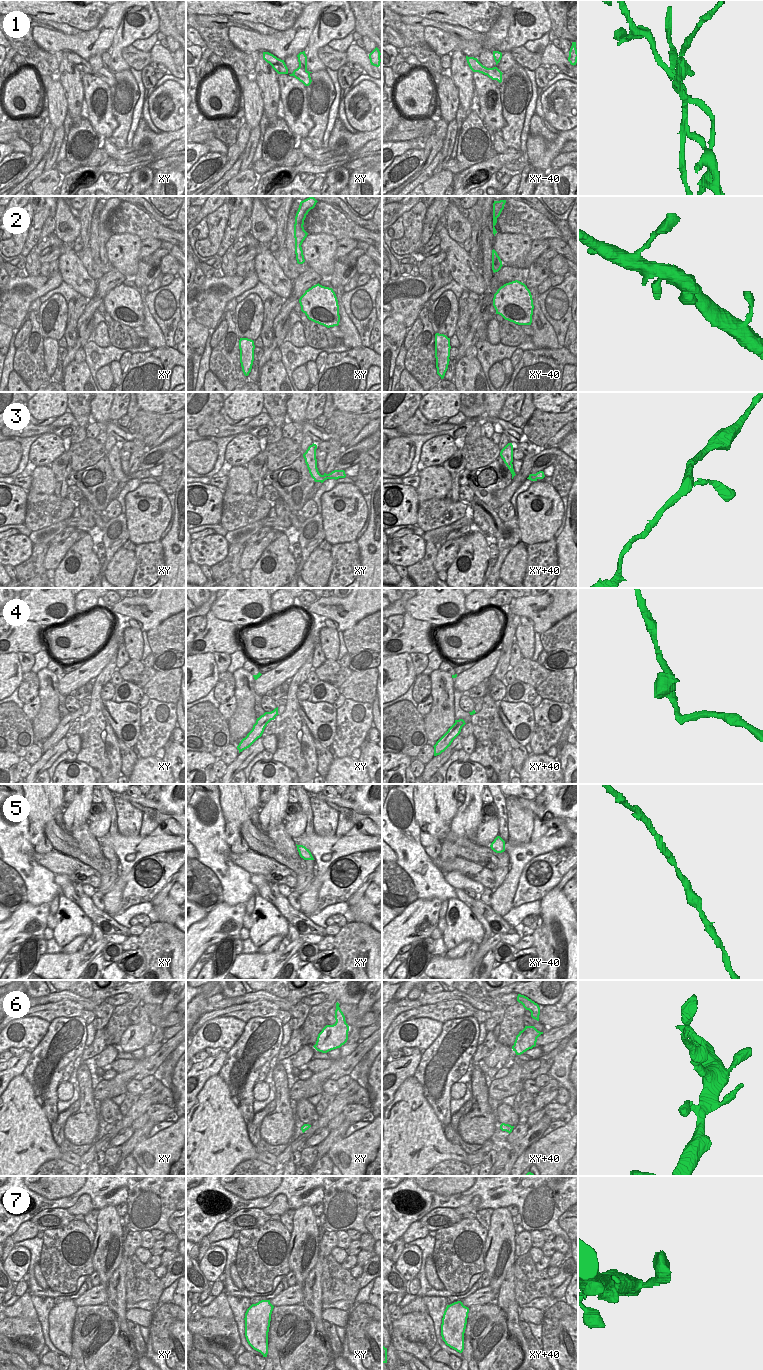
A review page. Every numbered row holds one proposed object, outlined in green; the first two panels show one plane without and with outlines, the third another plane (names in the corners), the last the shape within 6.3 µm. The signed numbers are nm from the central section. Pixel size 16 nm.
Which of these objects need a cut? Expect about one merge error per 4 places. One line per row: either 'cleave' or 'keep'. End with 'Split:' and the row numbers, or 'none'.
1: cleave
2: keep
3: keep
4: keep
5: keep
6: keep
7: keep
Split: 1

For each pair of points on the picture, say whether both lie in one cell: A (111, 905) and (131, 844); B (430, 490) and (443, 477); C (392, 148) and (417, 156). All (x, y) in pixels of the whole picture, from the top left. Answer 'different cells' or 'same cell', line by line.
A: same cell
B: same cell
C: different cells

